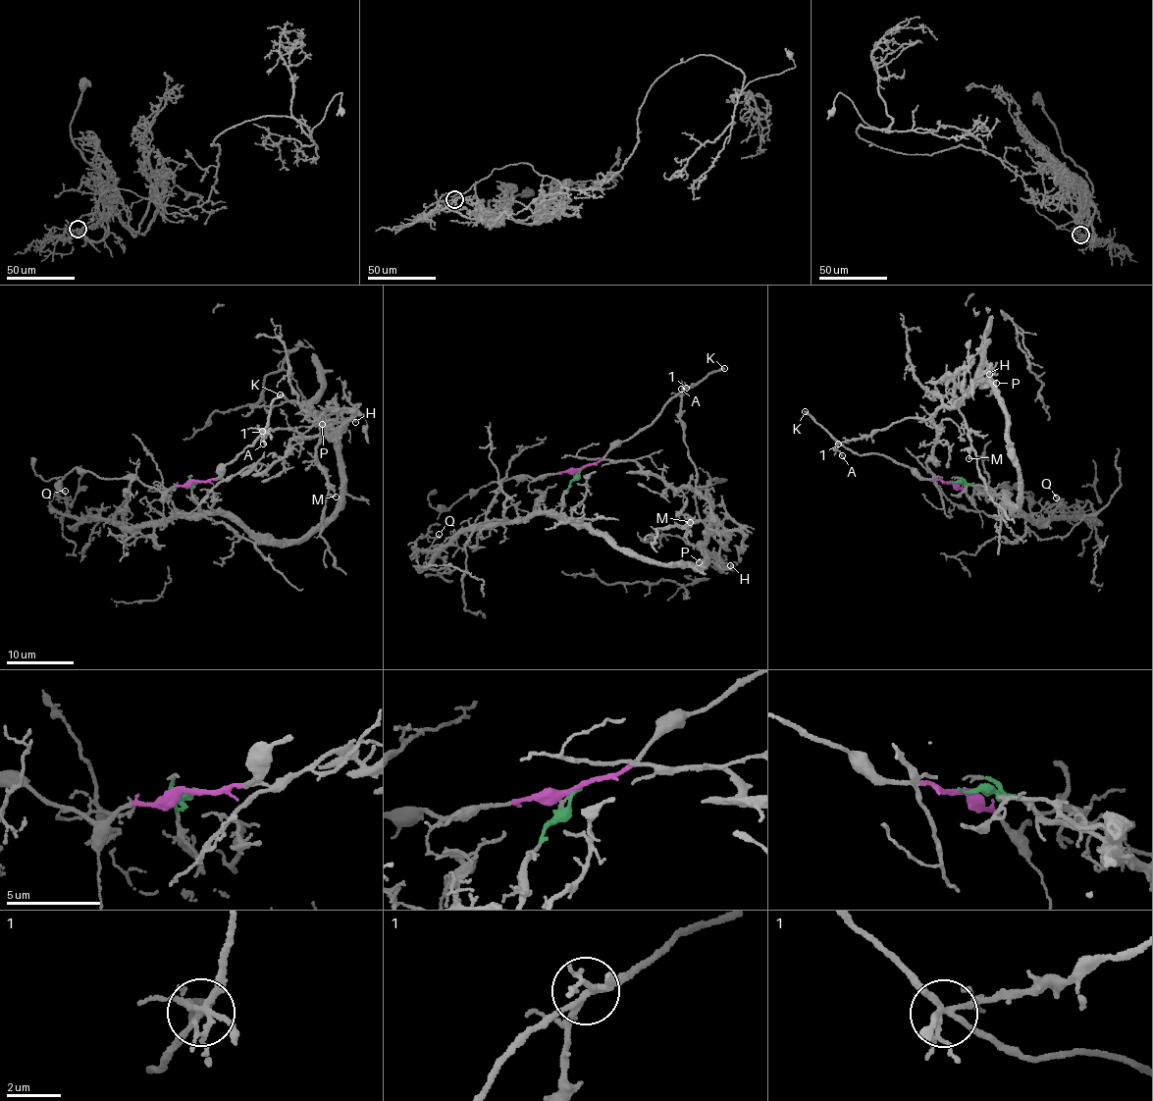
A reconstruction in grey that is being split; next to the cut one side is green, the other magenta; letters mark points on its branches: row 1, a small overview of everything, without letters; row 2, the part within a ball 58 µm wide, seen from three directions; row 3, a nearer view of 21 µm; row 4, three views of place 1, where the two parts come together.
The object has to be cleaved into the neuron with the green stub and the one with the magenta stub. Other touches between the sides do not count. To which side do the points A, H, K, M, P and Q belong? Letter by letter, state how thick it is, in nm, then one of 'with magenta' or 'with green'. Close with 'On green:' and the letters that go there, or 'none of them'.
A: calibre 150 nm; with green
H: calibre 130 nm; with green
K: calibre 280 nm; with magenta
M: calibre 140 nm; with green
P: calibre 130 nm; with green
Q: calibre 100 nm; with green
On green: A, H, M, P, Q

